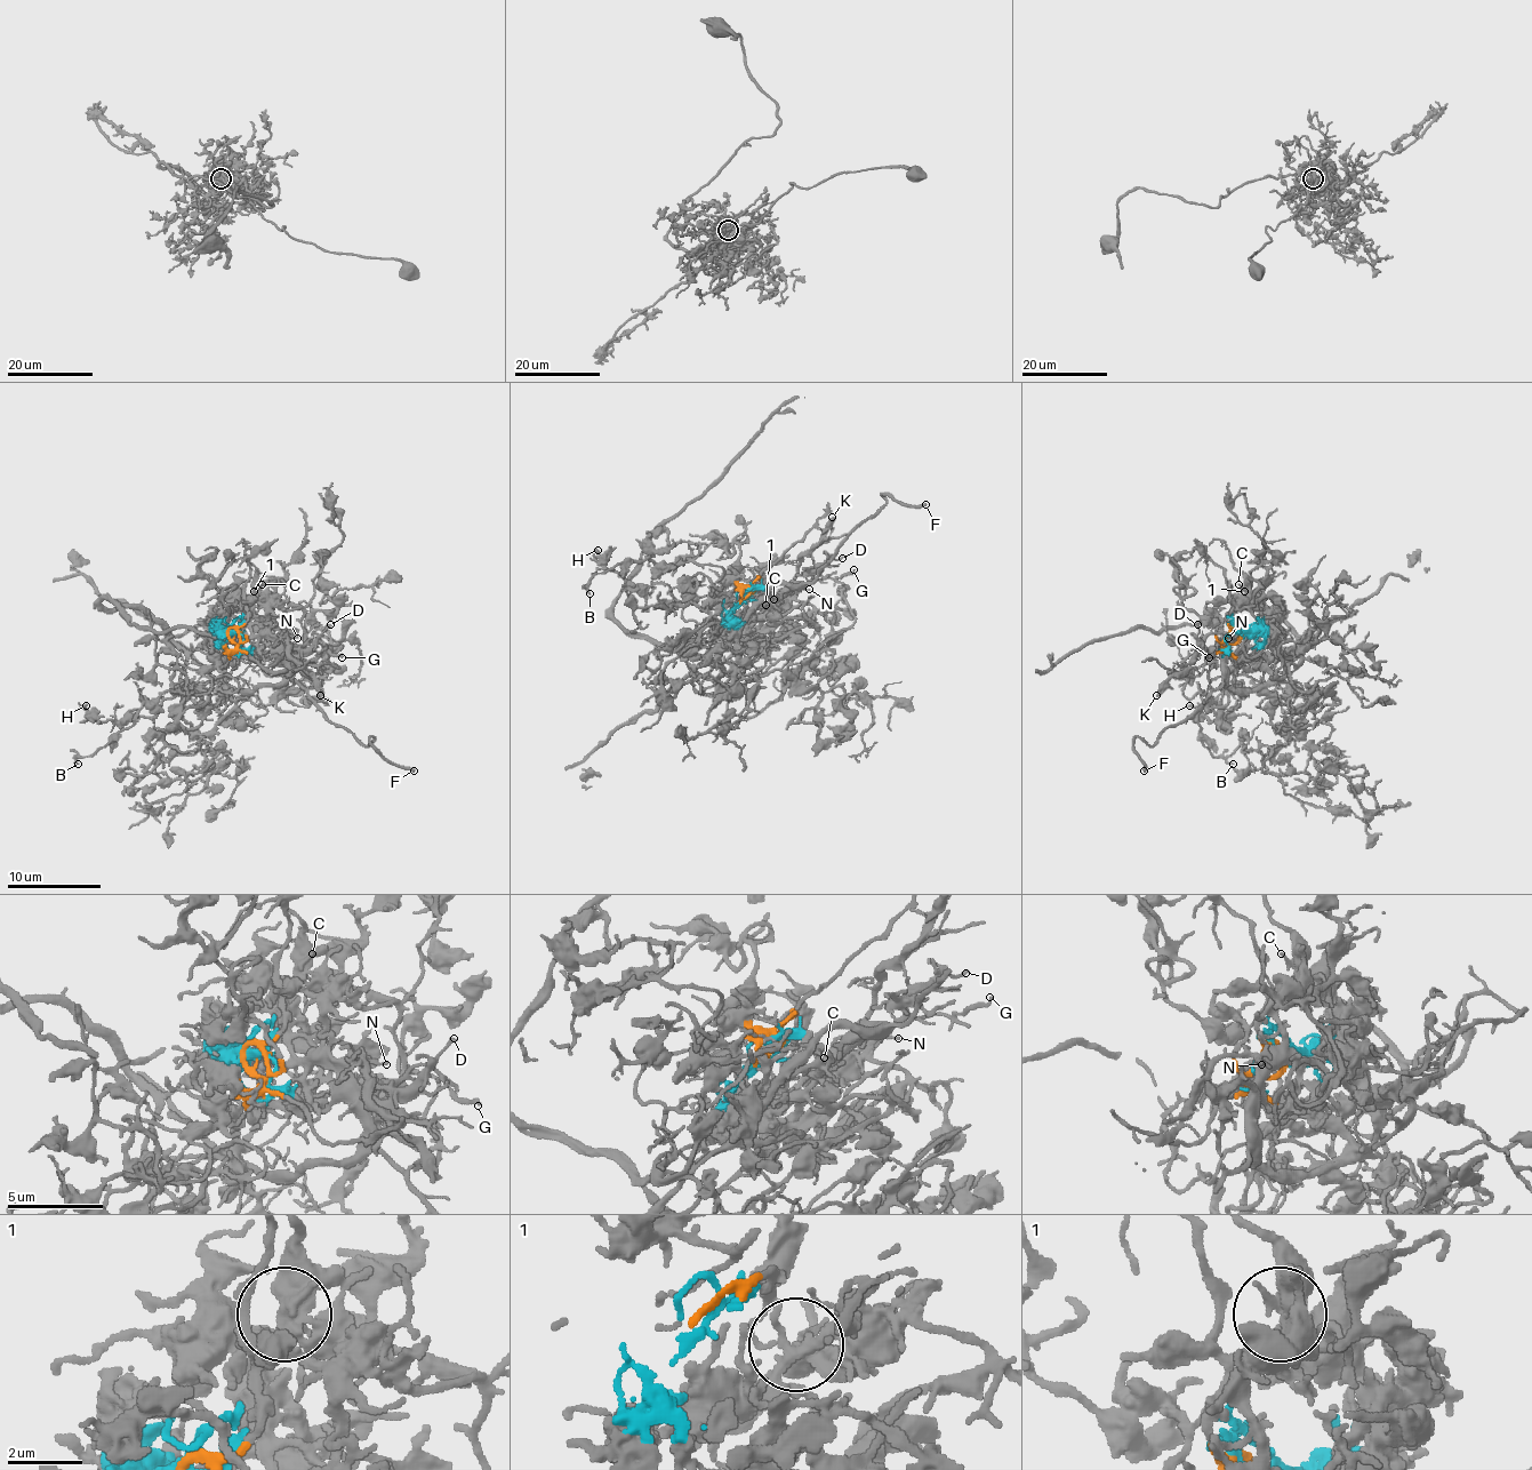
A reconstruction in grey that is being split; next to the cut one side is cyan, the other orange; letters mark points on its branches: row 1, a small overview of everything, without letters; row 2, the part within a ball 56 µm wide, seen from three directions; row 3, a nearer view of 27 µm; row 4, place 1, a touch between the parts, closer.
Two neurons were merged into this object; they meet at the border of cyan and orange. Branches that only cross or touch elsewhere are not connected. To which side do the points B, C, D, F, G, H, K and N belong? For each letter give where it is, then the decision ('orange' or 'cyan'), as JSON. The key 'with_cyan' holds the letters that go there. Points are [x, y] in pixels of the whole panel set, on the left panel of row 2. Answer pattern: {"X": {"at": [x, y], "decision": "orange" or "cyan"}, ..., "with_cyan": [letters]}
{"B": {"at": [78, 764], "decision": "orange"}, "C": {"at": [262, 584], "decision": "cyan"}, "D": {"at": [330, 624], "decision": "cyan"}, "F": {"at": [414, 771], "decision": "cyan"}, "G": {"at": [342, 657], "decision": "cyan"}, "H": {"at": [86, 705], "decision": "orange"}, "K": {"at": [320, 695], "decision": "cyan"}, "N": {"at": [297, 638], "decision": "cyan"}, "with_cyan": ["C", "D", "F", "G", "K", "N"]}

